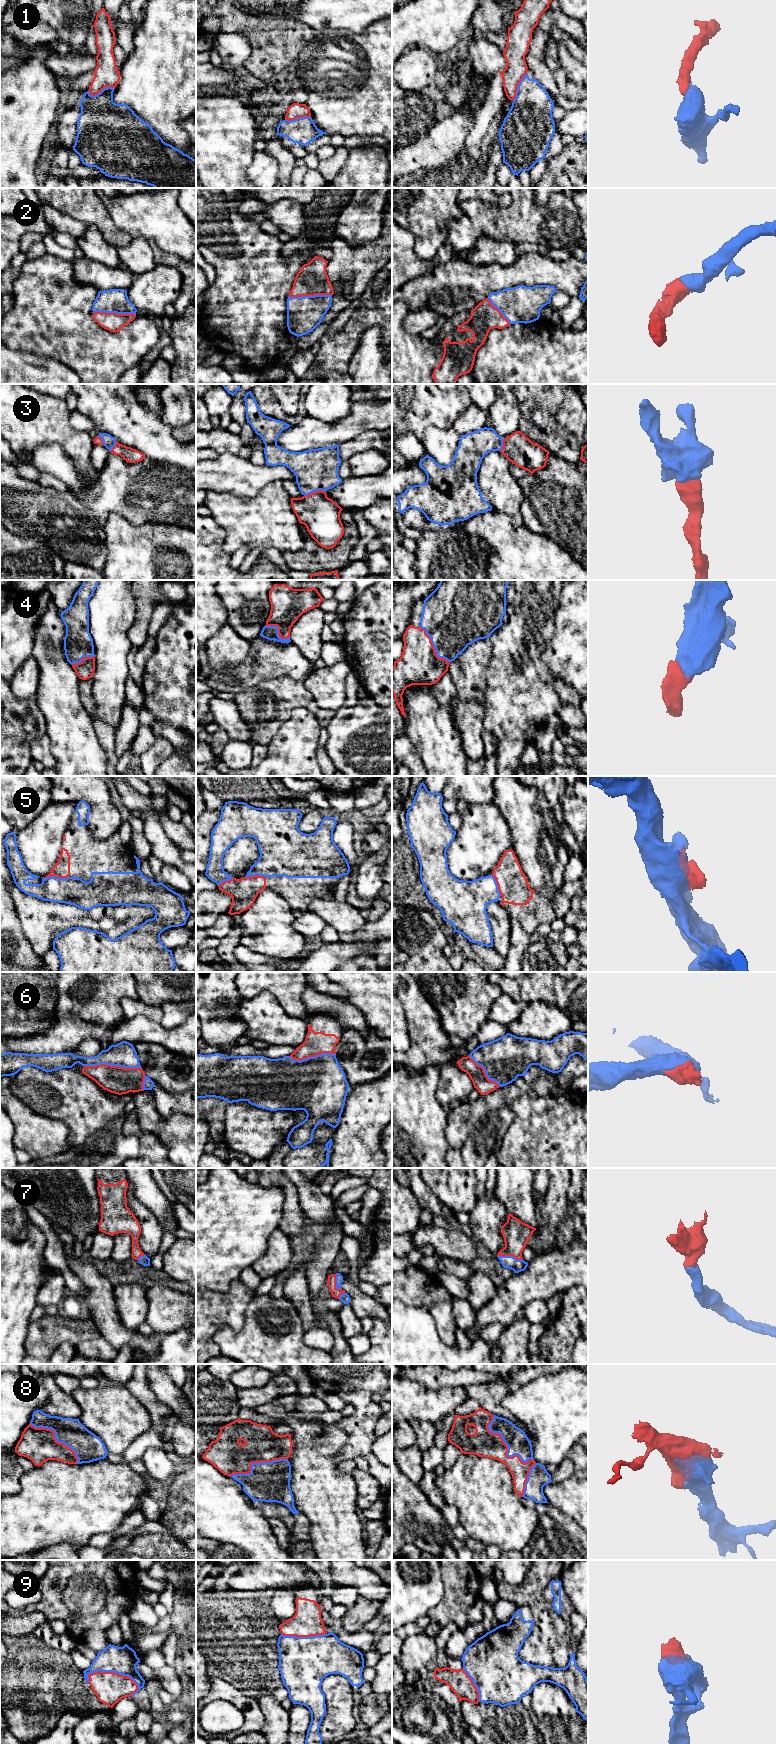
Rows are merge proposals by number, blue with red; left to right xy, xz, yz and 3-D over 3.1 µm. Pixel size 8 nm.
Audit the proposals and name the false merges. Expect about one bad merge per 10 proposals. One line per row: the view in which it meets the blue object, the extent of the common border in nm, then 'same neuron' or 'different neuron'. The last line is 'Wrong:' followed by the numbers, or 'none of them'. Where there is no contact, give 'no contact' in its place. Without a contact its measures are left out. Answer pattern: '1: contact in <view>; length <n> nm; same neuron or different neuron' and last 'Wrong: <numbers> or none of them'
1: contact in xy; length 220 nm; different neuron
2: contact in xy; length 340 nm; same neuron
3: contact in xz; length 180 nm; same neuron
4: contact in yz; length 380 nm; same neuron
5: contact in xy; length 200 nm; same neuron
6: contact in xy; length 460 nm; same neuron
7: contact in yz; length 220 nm; same neuron
8: contact in yz; length 500 nm; same neuron
9: contact in xy; length 440 nm; same neuron
Wrong: 1

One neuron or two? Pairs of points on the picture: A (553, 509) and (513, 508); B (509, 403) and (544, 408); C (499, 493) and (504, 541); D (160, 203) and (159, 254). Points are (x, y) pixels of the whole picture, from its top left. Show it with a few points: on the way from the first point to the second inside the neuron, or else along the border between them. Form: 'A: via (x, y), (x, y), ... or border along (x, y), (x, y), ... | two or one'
A: border along (519, 484), (523, 495), (520, 508), (523, 523) | two
B: border along (514, 394), (521, 413), (519, 427) | two
C: border along (492, 508), (505, 513), (514, 526), (521, 525) | two
D: border along (149, 240), (164, 251), (181, 257) | two

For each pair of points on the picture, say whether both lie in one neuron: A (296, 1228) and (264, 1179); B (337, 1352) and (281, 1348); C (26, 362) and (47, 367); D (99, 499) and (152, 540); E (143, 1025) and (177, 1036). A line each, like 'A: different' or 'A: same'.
A: same
B: different
C: same
D: different
E: same

